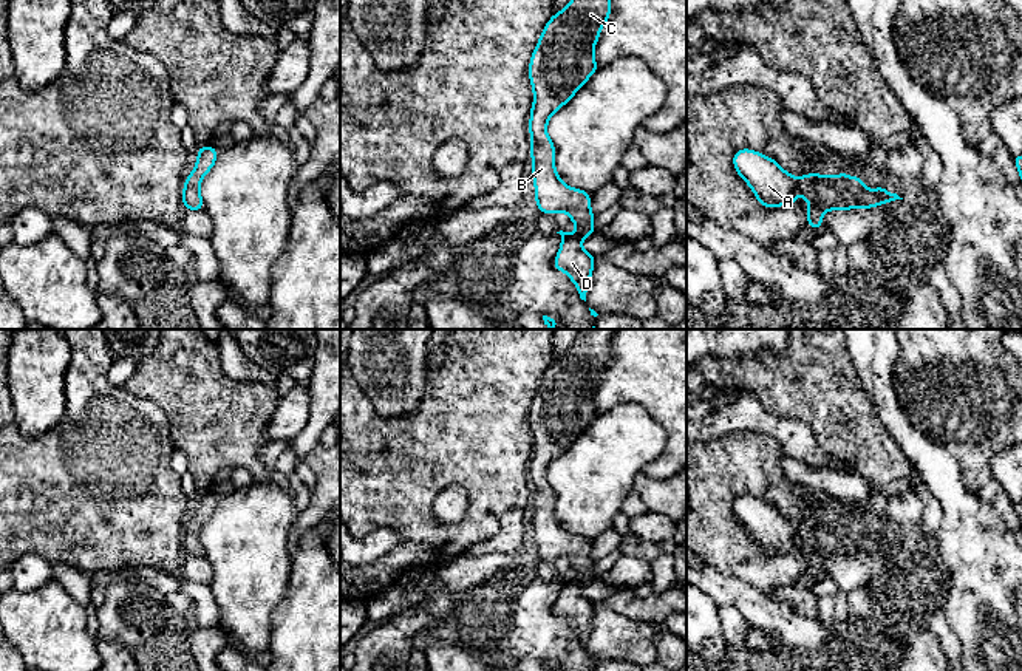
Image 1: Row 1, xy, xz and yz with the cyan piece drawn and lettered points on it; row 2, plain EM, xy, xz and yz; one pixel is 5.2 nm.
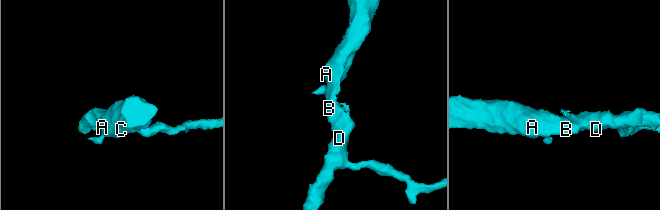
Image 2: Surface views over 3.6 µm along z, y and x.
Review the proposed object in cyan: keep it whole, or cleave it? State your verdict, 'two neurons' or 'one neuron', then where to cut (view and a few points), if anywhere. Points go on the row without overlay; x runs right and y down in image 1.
one neuron; cut none

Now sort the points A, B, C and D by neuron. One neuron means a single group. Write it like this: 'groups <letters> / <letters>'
groups A B C D

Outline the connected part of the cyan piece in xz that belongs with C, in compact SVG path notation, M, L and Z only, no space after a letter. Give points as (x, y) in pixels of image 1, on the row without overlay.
M580 329L569 351L563 357L555 359L544 371L529 411L529 424L533 436L529 478L535 547L541 560L564 558L577 574L575 580L557 578L561 581L561 592L554 605L554 614L563 617L574 628L580 645L584 648L595 608L595 603L581 594L583 586L597 578L594 574L595 561L591 557L591 540L572 535L560 526L555 516L555 492L546 475L552 461L567 450L598 414L594 405L594 394L601 374L611 362L614 331L615 329Z

